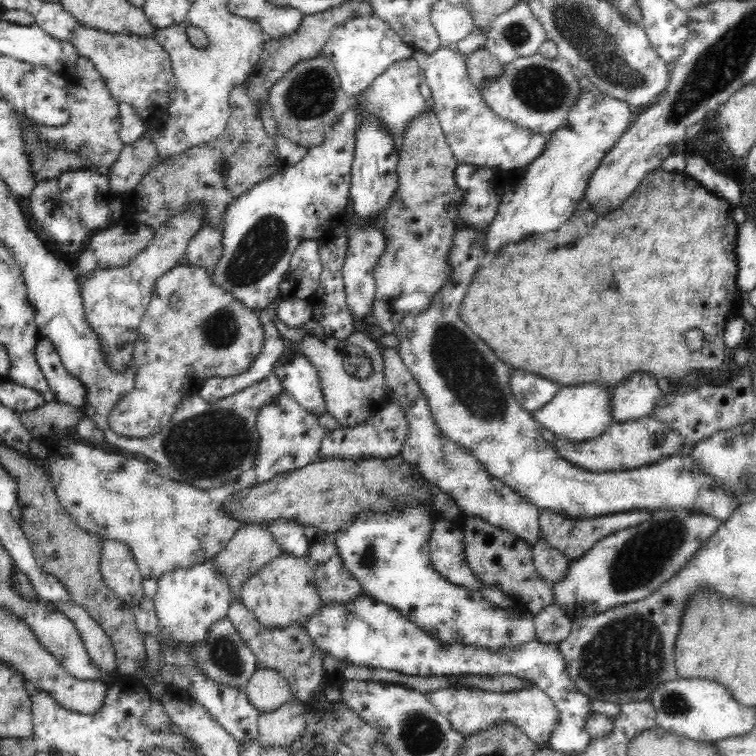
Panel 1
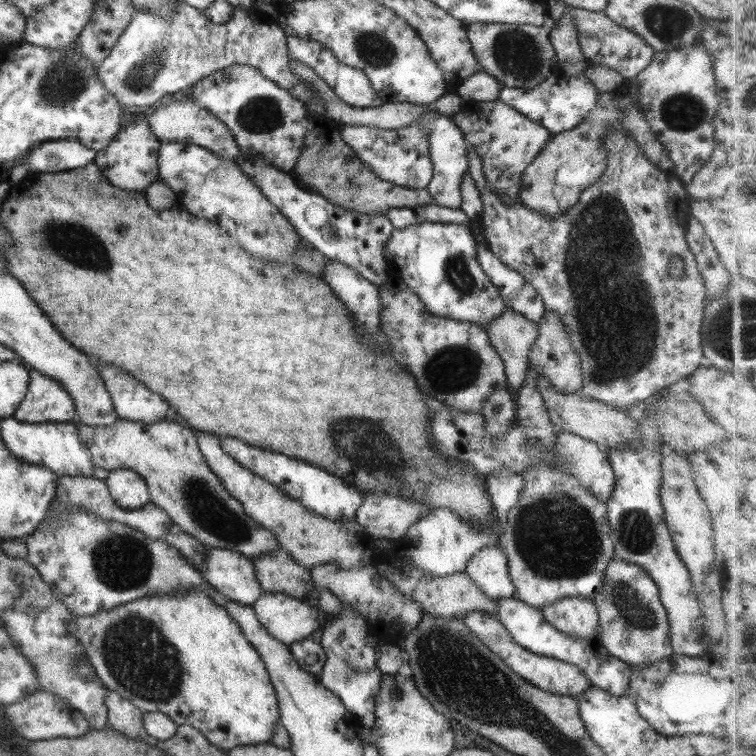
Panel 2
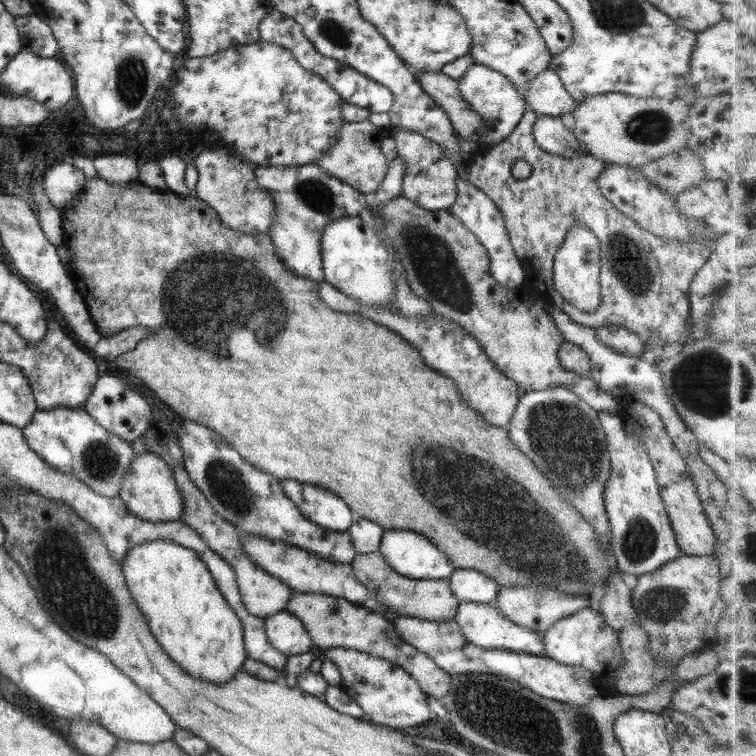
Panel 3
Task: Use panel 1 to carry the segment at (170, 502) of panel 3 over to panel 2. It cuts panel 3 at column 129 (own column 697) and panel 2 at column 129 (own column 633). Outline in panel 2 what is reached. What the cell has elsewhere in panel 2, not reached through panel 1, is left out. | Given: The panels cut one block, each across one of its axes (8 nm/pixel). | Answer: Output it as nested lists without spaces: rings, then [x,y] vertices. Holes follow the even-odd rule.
[[[120,468],[109,472],[104,482],[111,500],[121,510],[137,510],[150,501],[145,481],[133,470]]]

